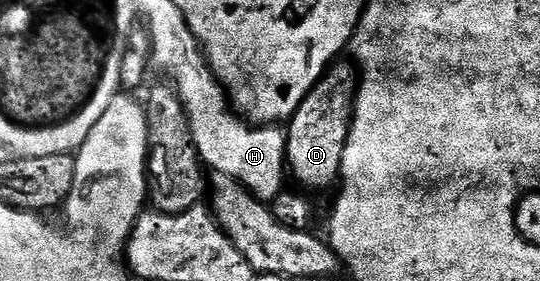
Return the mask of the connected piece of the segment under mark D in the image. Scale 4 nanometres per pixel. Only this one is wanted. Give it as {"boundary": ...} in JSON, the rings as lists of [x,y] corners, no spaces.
{"boundary":[[[337,61],[303,97],[299,109],[287,123],[285,157],[288,170],[305,187],[321,191],[338,182],[343,149],[353,124],[353,101],[357,93],[359,71],[352,62]]]}

